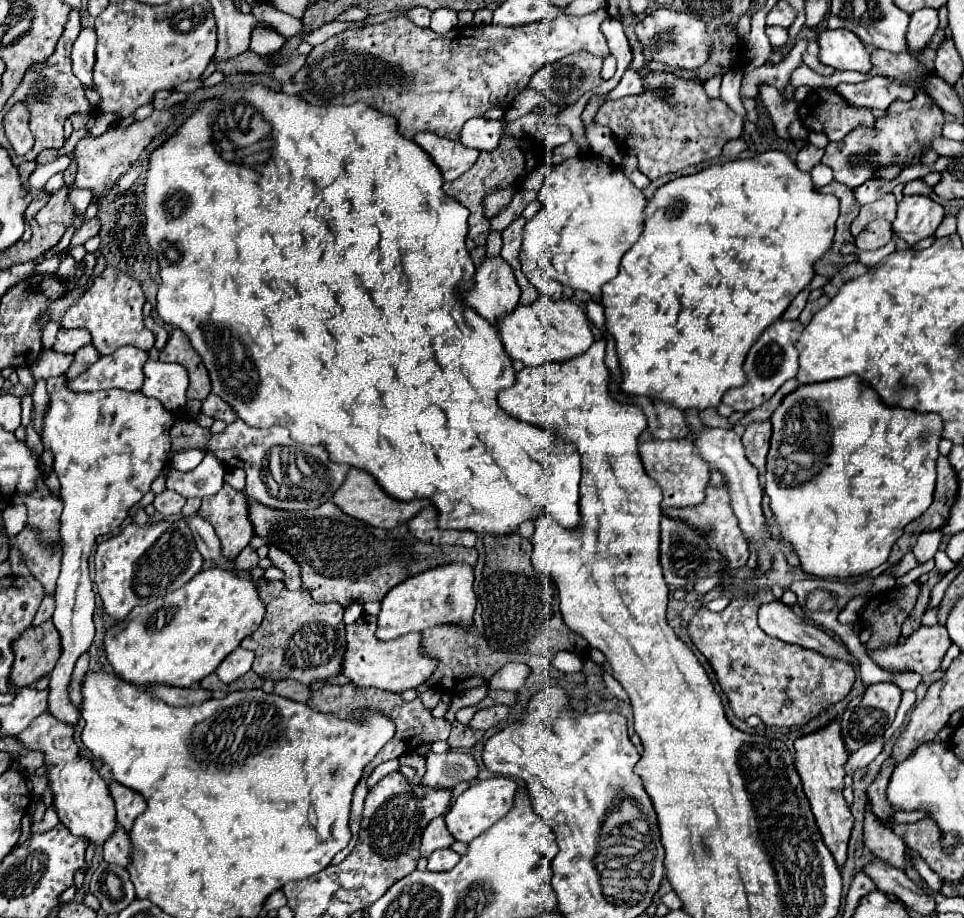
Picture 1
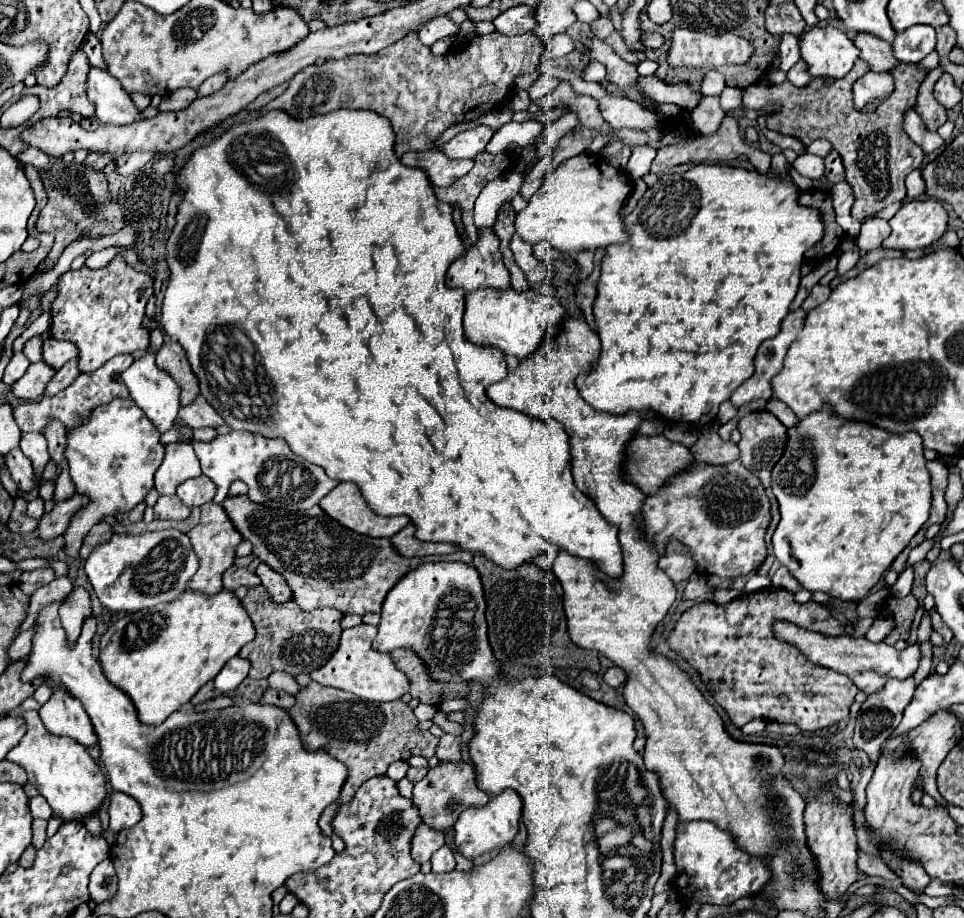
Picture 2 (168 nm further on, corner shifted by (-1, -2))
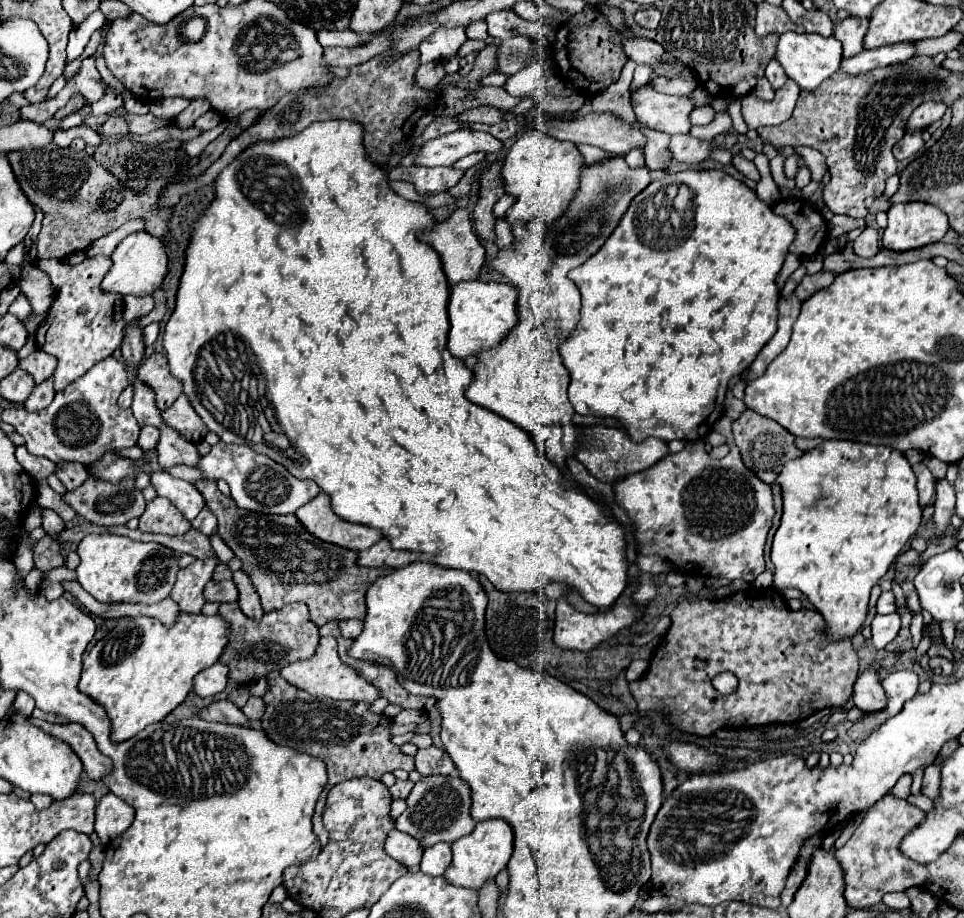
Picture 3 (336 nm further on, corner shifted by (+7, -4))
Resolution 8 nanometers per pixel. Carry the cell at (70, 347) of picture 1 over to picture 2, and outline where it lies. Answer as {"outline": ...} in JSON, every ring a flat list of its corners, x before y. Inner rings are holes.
{"outline":[[54,337,44,341,44,349,42,349,42,361,46,365,50,365,52,369,60,369,66,361,76,359,78,353,74,349,74,345,70,345,68,341,58,341]]}

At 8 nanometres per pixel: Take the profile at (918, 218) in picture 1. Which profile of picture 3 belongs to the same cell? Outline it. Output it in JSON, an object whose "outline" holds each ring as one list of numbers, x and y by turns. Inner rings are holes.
{"outline":[[930,203,892,205,888,209,888,227,882,233,882,245,892,251,910,251,940,241,946,231,946,213]]}

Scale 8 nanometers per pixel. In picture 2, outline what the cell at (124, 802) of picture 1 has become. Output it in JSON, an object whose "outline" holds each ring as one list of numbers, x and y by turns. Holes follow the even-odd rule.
{"outline":[[114,791,110,797,108,805,108,815,110,815,110,829,112,831,122,831,128,827,134,827,140,821,140,805,136,799,132,799,126,793]]}

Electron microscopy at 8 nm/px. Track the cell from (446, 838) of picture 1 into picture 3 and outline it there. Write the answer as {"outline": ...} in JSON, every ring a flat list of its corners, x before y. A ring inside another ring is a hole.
{"outline":[[392,829,388,833,388,841,384,843,384,849,390,857,394,857,398,863,406,865,406,867,414,867,414,865,420,865,420,859,422,859,422,845,410,837,410,835,404,835,402,831,398,829]]}

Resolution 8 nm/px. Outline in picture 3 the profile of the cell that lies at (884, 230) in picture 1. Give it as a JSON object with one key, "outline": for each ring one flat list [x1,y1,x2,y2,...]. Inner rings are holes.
{"outline":[[866,227,860,233,860,237,854,241,852,249,860,257,872,257,872,255,876,255,876,251,880,249,880,233,878,233,878,229]]}

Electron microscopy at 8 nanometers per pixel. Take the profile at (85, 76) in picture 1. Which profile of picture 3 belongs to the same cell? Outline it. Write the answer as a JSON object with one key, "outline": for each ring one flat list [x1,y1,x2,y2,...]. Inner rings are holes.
{"outline":[[126,113,122,115,128,123,128,129,130,133,150,133,154,129,160,129,166,125,166,119,158,119,154,117,152,113,146,113,146,115,134,115,134,113]]}

